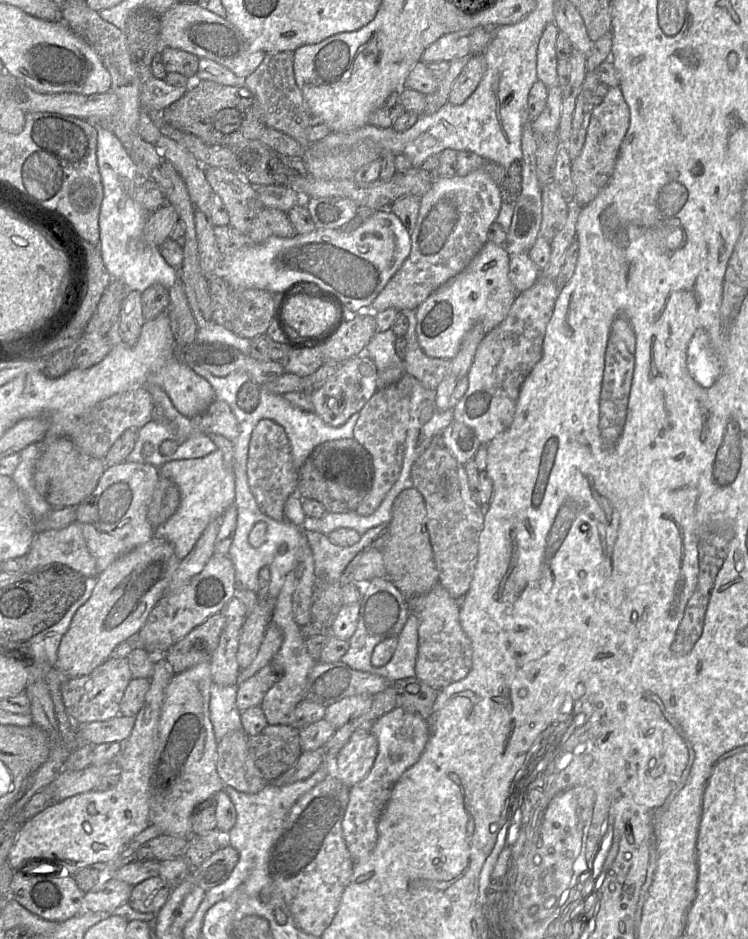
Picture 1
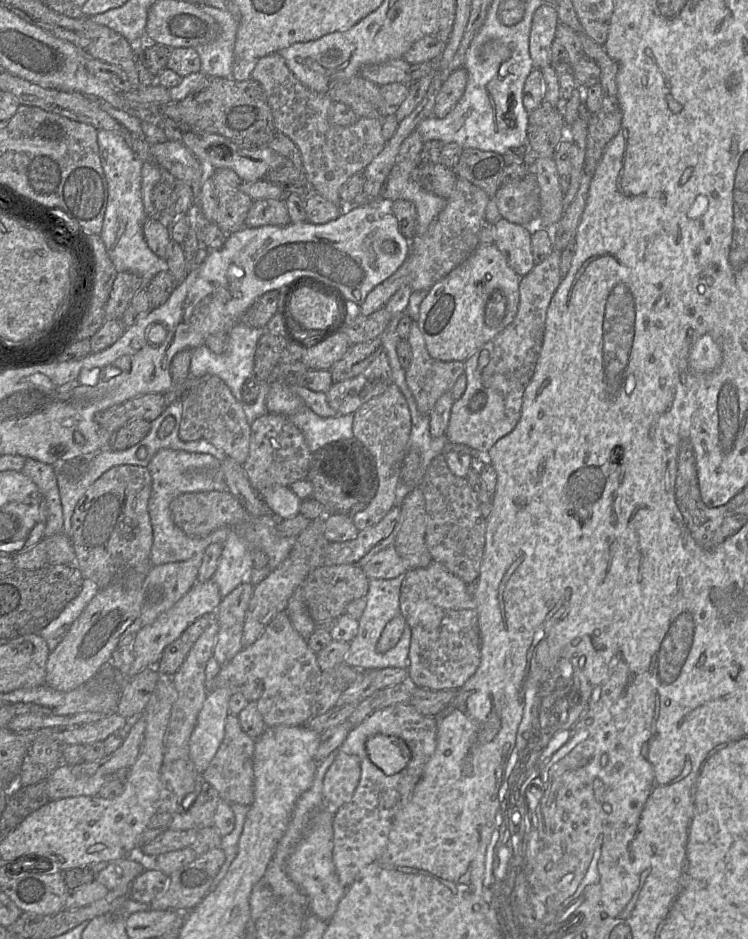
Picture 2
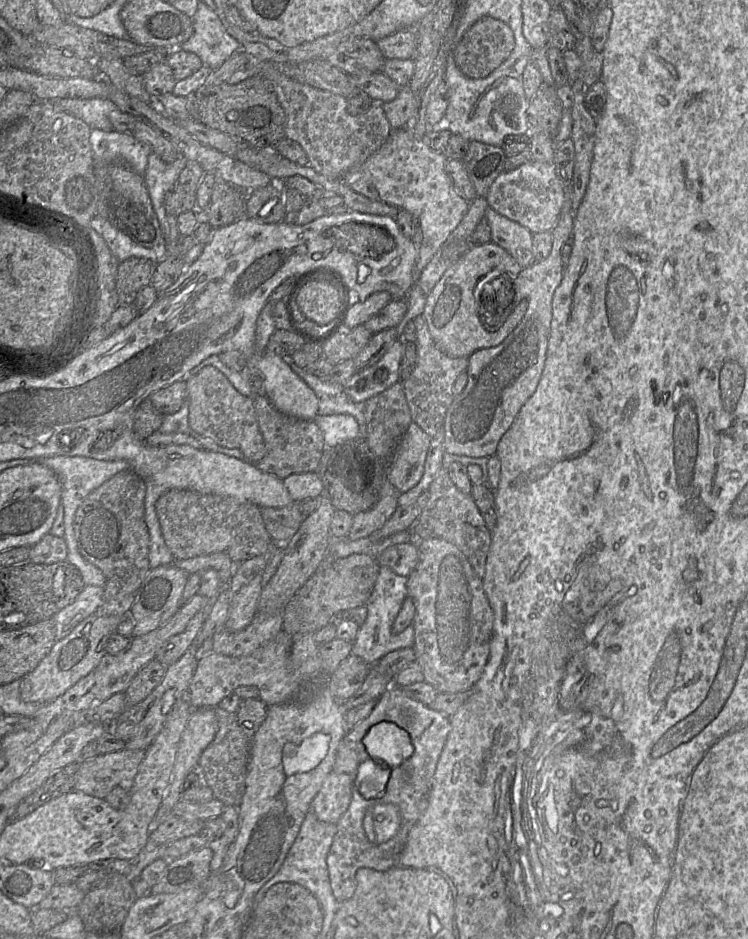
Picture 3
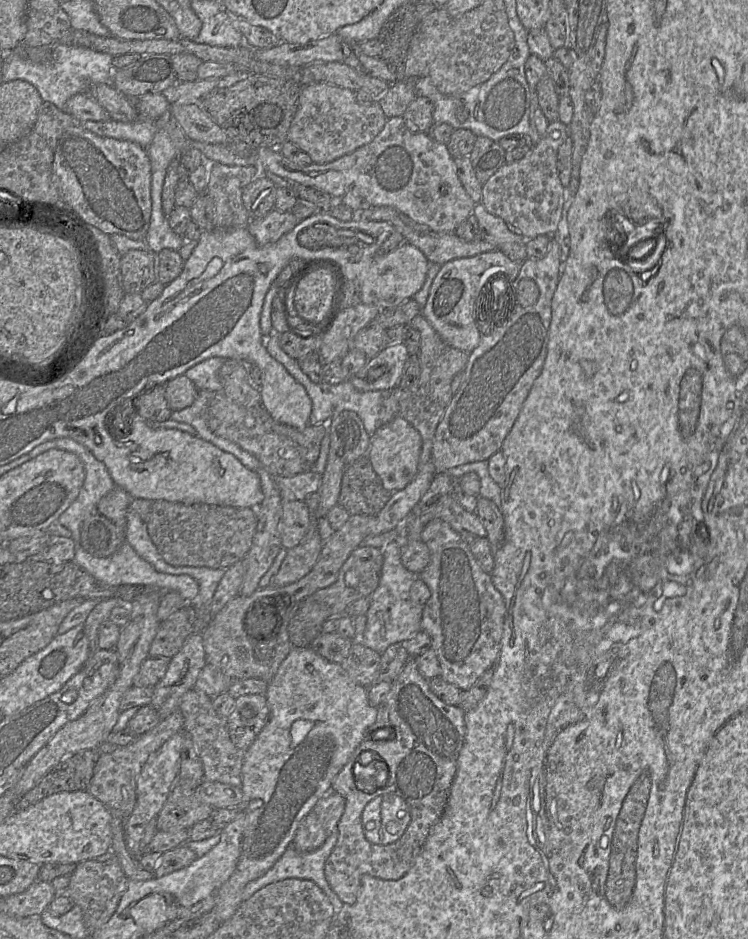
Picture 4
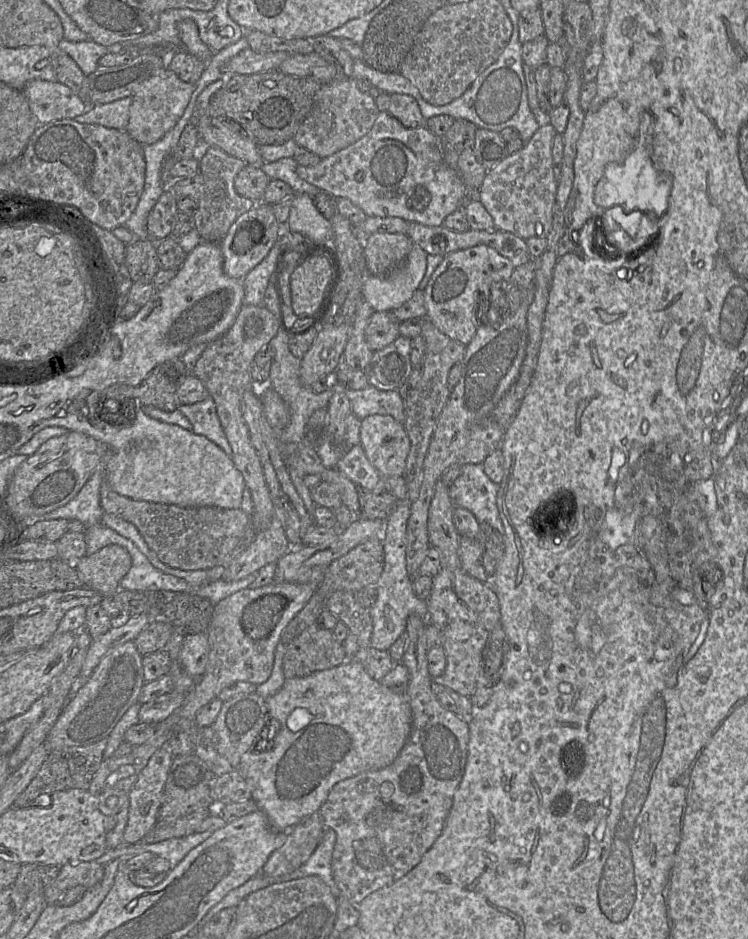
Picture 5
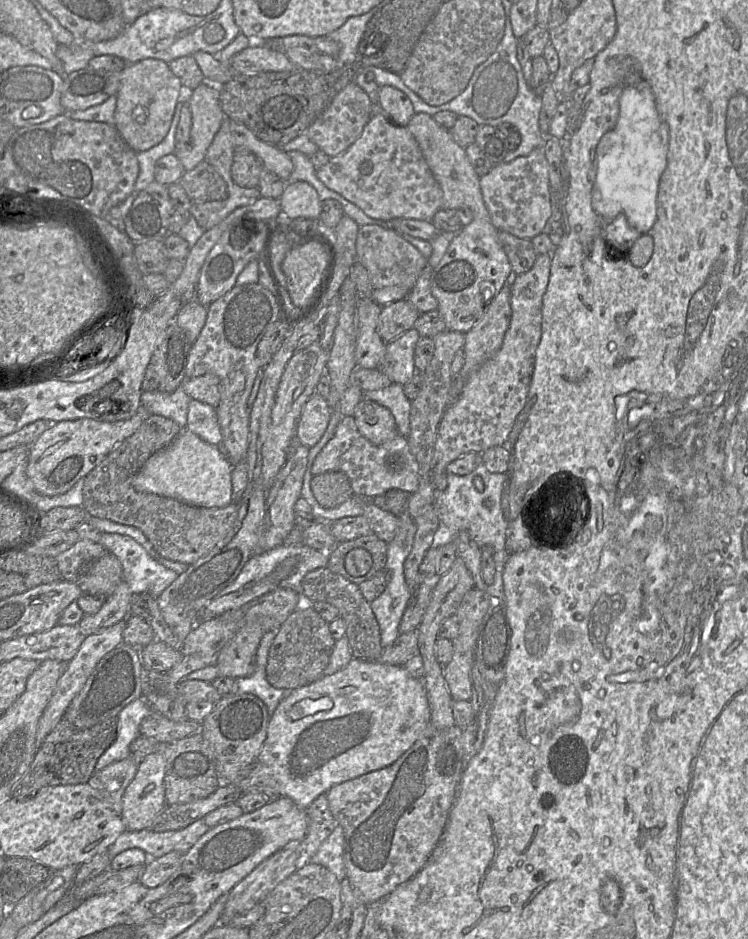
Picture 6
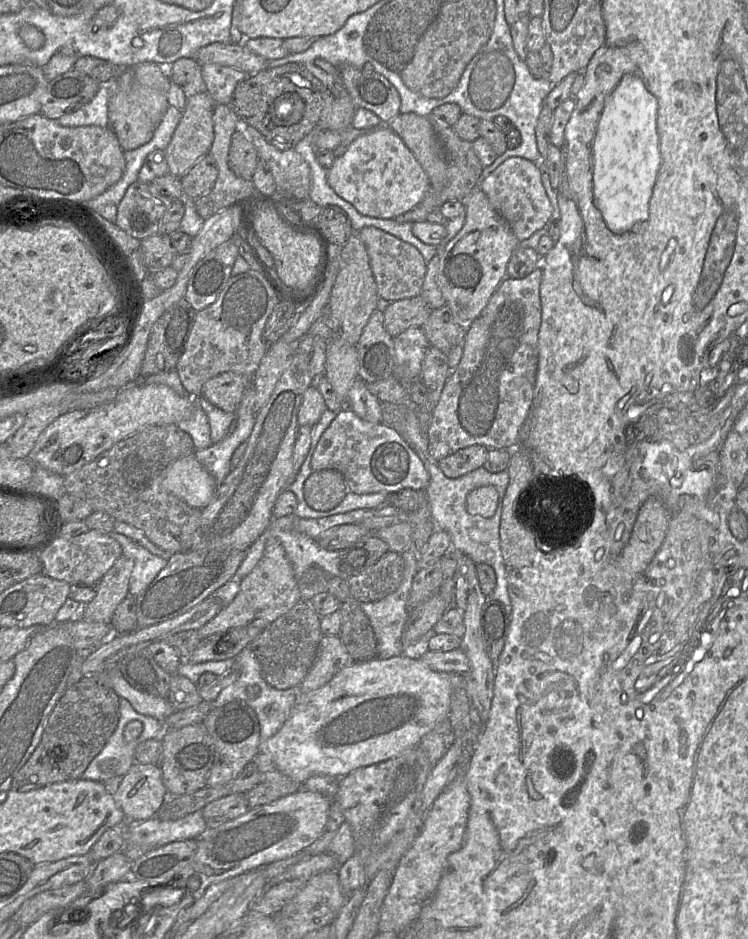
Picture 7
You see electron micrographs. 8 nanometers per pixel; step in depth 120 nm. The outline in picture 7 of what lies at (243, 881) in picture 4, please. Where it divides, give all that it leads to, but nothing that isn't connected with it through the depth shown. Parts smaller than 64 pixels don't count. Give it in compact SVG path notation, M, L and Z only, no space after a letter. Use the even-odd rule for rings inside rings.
M403 653L388 659L373 658L366 661L351 661L319 689L308 693L300 692L288 719L263 745L270 752L278 769L300 784L305 783L313 775L328 775L341 778L358 768L389 760L415 748L426 734L430 733L440 722L448 718L453 692L457 687L461 686L464 686L466 689L465 674L435 671L425 665L415 653Z

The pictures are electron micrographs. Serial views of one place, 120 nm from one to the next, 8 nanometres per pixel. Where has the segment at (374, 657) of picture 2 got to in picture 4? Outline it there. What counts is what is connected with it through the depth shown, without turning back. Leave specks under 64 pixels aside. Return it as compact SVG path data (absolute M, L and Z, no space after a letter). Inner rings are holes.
M394 541L383 549L384 562L378 588L370 596L371 602L366 613L367 624L363 635L357 639L366 647L380 653L396 643L409 640L421 631L423 607L416 605L410 595L418 576L407 570L401 561L403 543Z

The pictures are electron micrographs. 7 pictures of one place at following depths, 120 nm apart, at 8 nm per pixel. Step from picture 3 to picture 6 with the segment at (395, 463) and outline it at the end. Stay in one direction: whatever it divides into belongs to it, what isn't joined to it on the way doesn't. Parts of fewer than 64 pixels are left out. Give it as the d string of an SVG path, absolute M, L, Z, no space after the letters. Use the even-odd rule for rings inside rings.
M366 398L356 405L353 417L360 434L375 445L389 442L399 434L390 410Z

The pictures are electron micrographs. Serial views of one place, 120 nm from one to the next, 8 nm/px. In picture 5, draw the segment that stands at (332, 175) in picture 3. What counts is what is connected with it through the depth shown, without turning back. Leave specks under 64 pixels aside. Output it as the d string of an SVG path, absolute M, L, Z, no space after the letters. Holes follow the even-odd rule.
M338 78L322 84L314 97L309 114L293 139L300 147L315 153L321 159L327 158L365 136L371 130L379 112L375 98L362 92L354 78Z

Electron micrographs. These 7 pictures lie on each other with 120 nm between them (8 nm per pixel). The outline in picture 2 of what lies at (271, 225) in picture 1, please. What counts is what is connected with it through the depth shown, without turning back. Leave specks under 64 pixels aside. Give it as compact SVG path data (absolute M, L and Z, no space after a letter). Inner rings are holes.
M284 199L254 200L245 219L245 226L249 228L286 226L289 223L291 220Z

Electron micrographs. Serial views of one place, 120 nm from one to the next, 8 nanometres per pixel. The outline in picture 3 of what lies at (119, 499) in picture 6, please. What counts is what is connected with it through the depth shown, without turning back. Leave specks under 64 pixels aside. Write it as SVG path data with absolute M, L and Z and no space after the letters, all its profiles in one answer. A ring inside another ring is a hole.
M170 489L155 503L165 543L178 559L223 552L234 563L265 554L273 540L261 508L230 497L186 489Z

